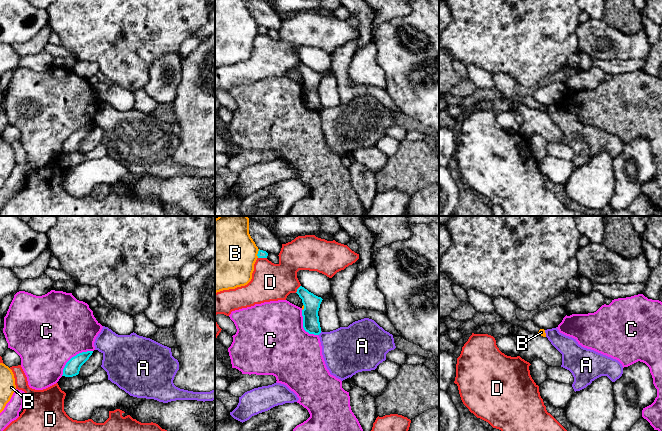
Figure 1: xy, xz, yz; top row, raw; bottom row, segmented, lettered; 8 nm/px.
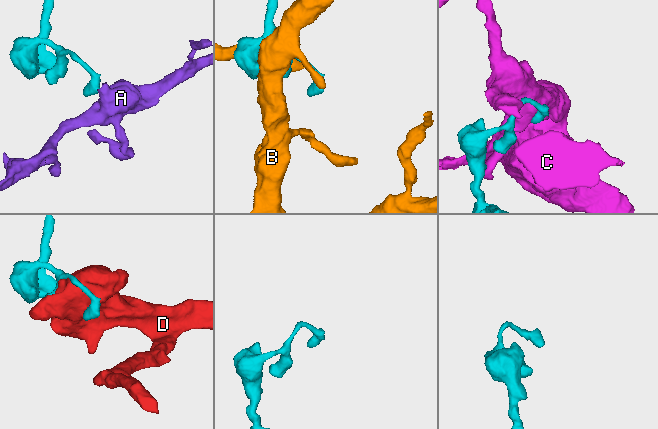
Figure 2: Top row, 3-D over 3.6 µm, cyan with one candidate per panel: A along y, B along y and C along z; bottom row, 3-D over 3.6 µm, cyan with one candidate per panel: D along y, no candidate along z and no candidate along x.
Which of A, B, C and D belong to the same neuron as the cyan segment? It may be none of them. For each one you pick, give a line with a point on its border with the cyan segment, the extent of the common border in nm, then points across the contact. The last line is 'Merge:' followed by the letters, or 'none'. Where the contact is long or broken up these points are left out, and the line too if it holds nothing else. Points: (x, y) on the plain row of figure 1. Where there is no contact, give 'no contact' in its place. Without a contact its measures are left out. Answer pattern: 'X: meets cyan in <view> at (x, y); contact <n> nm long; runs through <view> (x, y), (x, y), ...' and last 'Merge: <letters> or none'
Merge: none

